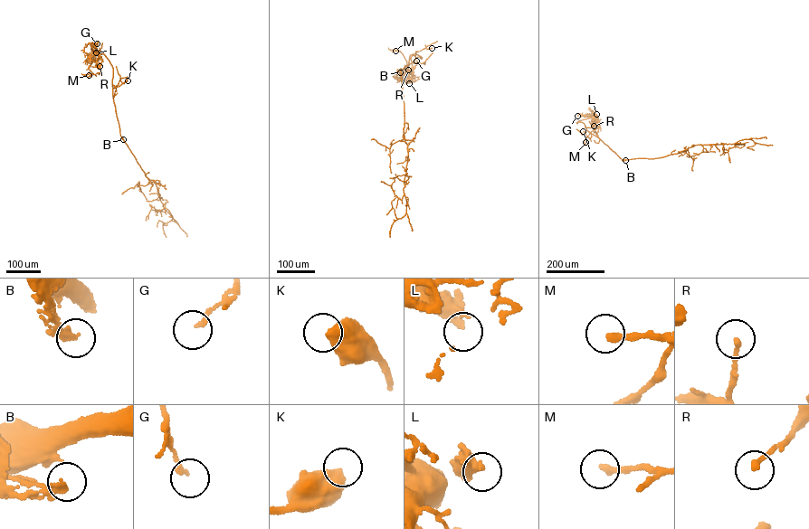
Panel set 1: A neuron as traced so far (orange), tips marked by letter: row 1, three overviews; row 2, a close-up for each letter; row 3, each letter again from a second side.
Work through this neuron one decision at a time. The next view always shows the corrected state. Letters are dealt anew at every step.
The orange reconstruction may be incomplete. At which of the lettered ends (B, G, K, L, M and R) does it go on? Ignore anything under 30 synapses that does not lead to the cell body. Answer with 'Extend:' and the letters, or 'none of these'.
Extend: L

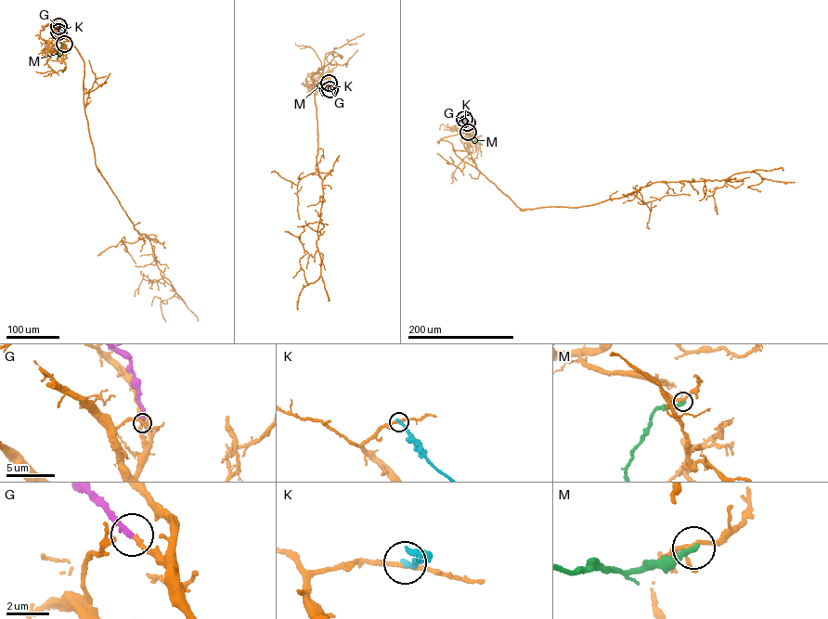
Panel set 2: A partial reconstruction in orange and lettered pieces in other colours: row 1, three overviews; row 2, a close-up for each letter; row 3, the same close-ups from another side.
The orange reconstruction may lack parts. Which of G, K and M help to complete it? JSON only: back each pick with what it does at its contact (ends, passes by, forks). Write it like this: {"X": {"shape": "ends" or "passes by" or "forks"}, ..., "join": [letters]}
{"G": {"shape": "ends"}, "join": ["G"]}

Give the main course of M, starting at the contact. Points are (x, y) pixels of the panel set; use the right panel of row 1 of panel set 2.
M: (468, 132), (480, 144)

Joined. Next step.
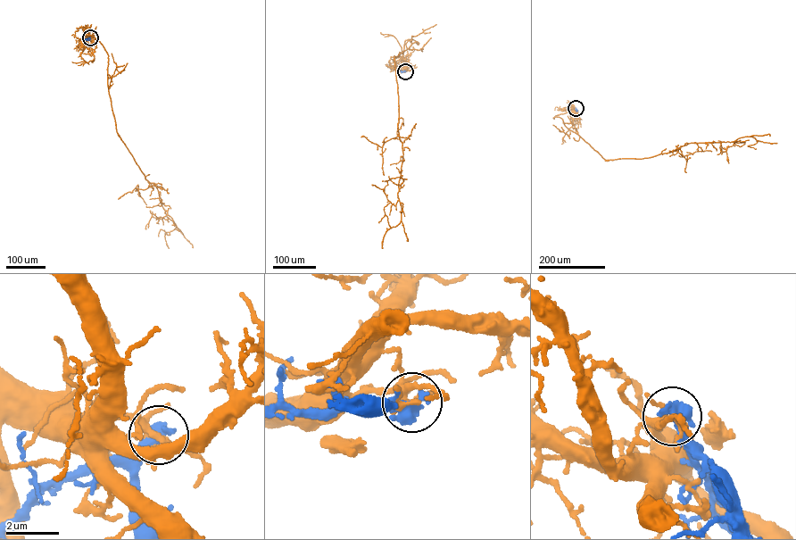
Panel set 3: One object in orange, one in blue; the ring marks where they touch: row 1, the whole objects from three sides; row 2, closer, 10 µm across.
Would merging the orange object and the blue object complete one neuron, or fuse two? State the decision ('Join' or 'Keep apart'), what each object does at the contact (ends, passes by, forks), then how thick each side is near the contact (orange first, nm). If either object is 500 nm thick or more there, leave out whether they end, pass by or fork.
Keep apart. At the ring orange forks. At the ring blue passes by. Thickness 160 nm (orange) against 440 nm

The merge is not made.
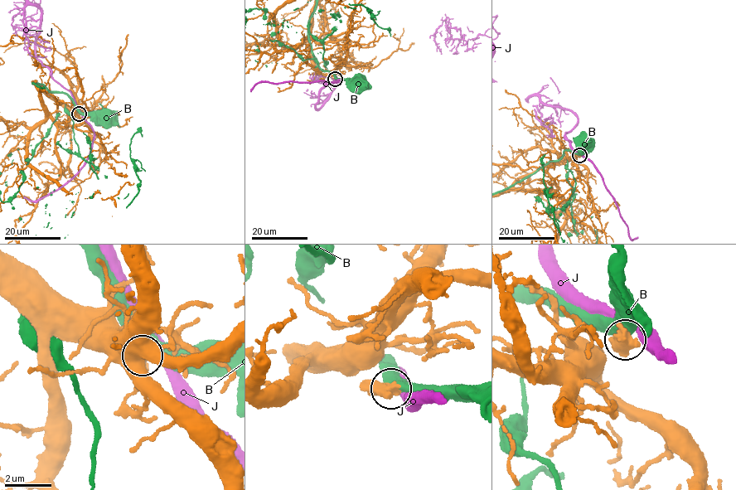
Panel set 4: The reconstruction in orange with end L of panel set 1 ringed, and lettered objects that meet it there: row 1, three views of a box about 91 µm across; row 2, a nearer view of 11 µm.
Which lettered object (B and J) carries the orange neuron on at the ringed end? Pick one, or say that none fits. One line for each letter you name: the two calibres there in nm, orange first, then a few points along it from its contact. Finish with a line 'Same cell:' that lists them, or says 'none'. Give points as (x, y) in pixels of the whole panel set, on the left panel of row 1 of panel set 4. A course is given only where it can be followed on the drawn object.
Same cell: none

